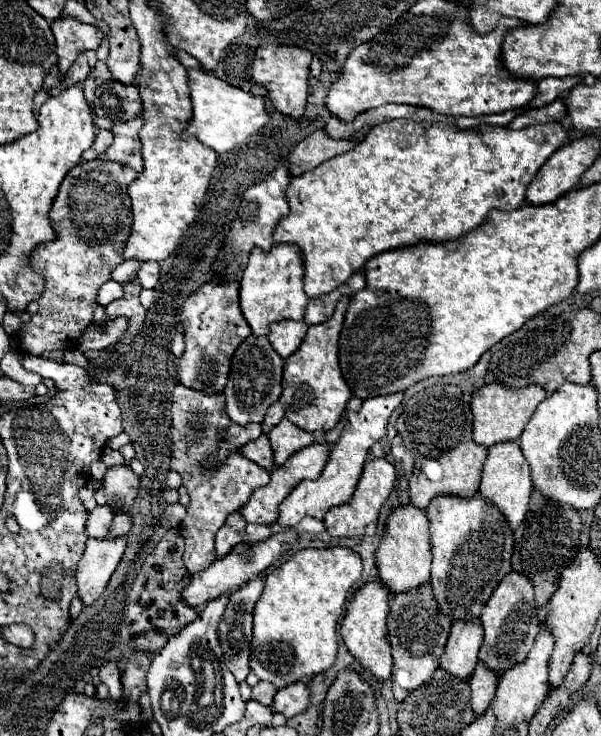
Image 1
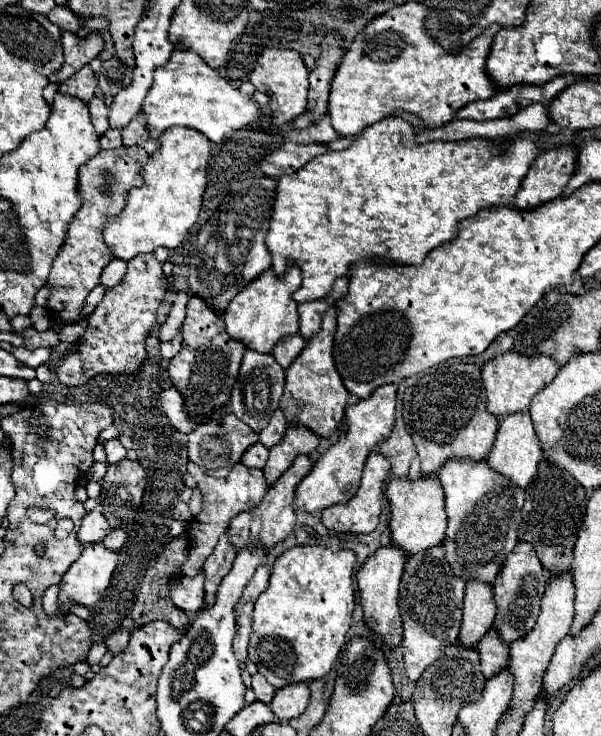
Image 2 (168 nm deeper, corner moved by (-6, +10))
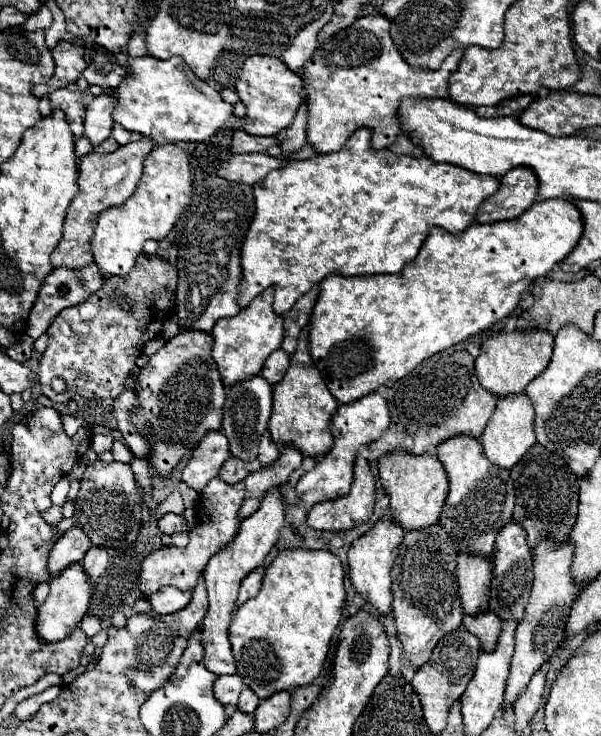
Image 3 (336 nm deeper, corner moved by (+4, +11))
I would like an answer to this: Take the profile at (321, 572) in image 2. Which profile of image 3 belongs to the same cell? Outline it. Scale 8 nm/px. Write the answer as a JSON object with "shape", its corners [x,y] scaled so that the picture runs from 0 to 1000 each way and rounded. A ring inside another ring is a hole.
{"shape":[[[547,747],[468,750],[441,774],[434,804],[401,821],[384,842],[381,872],[394,916],[431,951],[454,940],[517,929],[537,910],[547,872],[571,840],[574,777]]]}

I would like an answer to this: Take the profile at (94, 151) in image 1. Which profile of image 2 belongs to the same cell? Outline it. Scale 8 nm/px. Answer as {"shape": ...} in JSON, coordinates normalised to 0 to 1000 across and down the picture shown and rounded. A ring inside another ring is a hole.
{"shape":[[[178,175],[178,181],[168,186],[168,202],[195,202],[201,200],[201,178],[198,175]]]}

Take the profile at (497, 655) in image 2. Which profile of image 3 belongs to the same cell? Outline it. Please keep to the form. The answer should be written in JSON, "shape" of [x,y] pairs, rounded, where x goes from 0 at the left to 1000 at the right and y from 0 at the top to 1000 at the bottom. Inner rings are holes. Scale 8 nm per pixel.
{"shape":[[[800,832],[794,837],[774,837],[770,840],[770,851],[787,859],[797,870],[800,870],[800,878],[804,883],[820,883],[824,875],[827,875],[827,867],[834,861],[834,845],[827,840],[824,832]]]}

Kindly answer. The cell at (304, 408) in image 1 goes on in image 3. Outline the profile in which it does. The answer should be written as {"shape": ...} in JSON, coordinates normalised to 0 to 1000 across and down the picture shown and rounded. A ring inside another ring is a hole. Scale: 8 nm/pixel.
{"shape":[[[514,443],[501,448],[494,462],[494,476],[484,484],[478,508],[464,522],[454,524],[454,563],[448,571],[448,590],[461,603],[464,614],[474,609],[494,609],[504,620],[531,622],[554,606],[554,592],[547,587],[547,568],[561,554],[561,543],[547,535],[534,508],[527,505],[514,484]]]}

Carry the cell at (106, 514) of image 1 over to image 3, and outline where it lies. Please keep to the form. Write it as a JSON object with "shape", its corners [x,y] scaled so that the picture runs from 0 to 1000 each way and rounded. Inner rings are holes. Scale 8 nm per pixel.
{"shape":[[[121,715],[118,720],[111,720],[88,742],[88,747],[82,750],[82,788],[95,785],[95,780],[101,774],[111,772],[111,766],[125,766],[135,764],[141,750],[151,745],[148,731],[138,726],[135,717]]]}

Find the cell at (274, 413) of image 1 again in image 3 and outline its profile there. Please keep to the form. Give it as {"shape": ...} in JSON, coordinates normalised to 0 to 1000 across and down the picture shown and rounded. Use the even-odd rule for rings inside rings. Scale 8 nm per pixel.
{"shape":[[[441,587],[441,590],[434,592],[434,601],[431,601],[431,620],[428,620],[428,625],[434,628],[434,633],[451,633],[461,622],[464,622],[461,606],[458,606],[458,601],[451,598],[448,587]]]}

